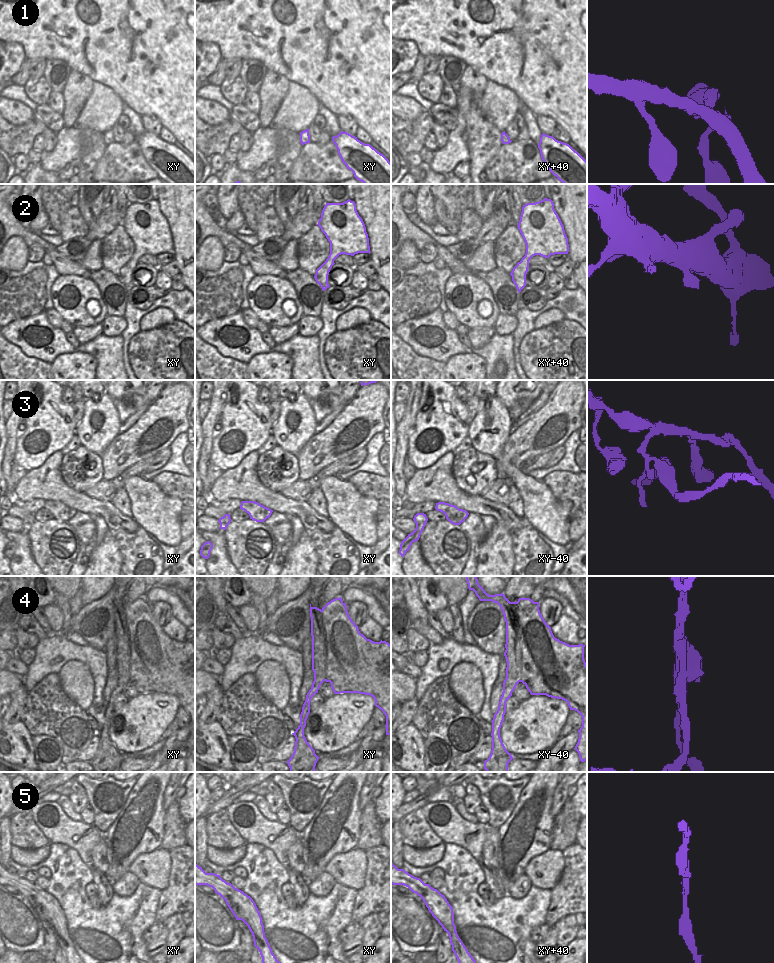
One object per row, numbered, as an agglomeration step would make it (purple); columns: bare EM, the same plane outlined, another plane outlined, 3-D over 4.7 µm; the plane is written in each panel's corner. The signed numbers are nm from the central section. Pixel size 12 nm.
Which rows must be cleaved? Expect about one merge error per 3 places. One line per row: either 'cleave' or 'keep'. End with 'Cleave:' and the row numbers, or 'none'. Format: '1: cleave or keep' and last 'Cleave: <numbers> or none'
1: keep
2: keep
3: cleave
4: cleave
5: keep
Cleave: 3, 4

